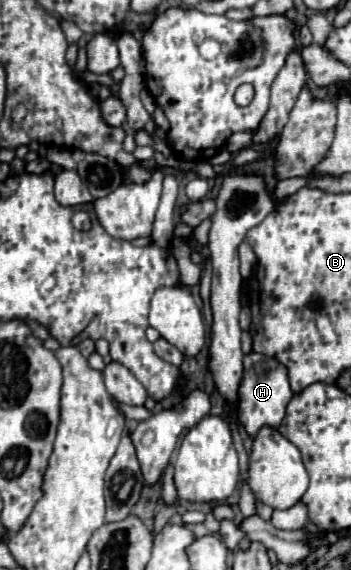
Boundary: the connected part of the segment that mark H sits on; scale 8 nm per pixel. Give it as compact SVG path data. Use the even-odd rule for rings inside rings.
M250 352L244 356L244 380L240 386L238 418L250 436L256 436L262 426L278 428L292 396L294 396L294 392L290 390L290 384L288 384L286 366L282 366L278 360L258 354L258 352Z

